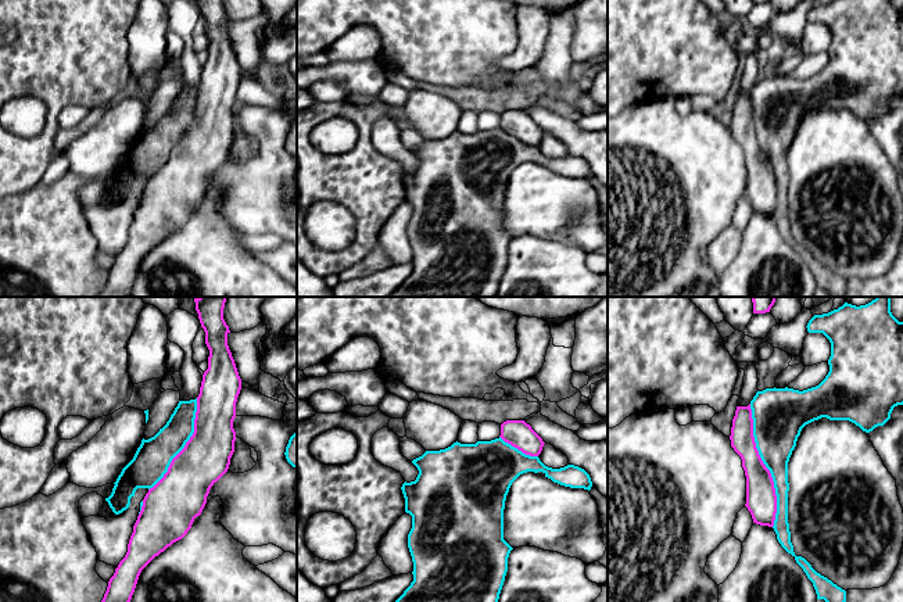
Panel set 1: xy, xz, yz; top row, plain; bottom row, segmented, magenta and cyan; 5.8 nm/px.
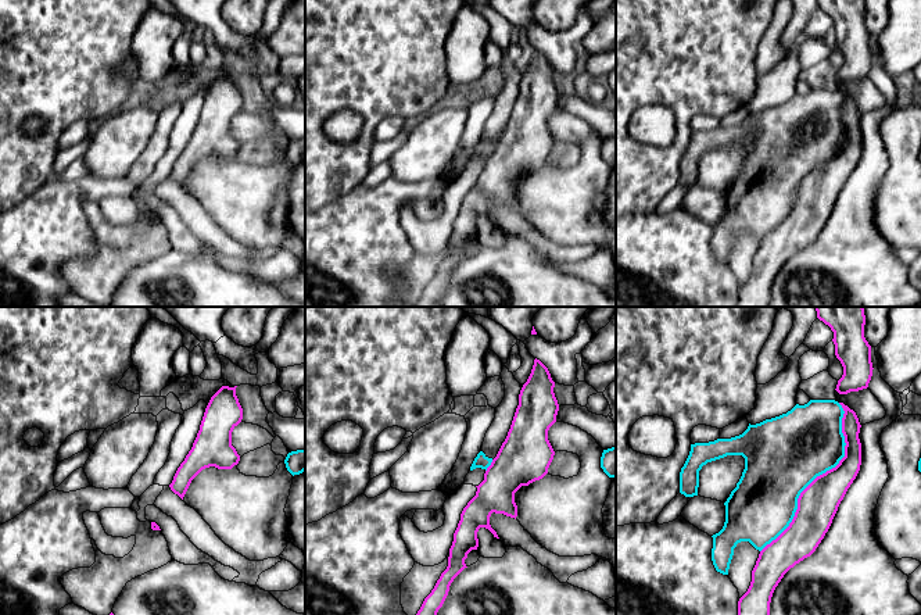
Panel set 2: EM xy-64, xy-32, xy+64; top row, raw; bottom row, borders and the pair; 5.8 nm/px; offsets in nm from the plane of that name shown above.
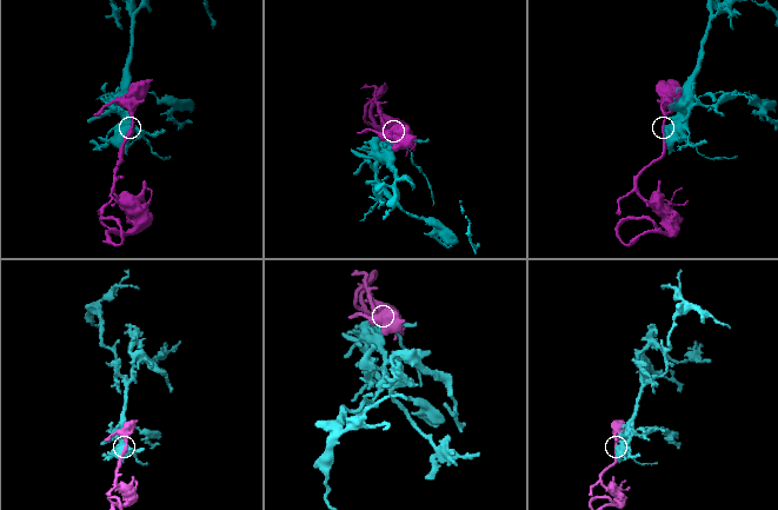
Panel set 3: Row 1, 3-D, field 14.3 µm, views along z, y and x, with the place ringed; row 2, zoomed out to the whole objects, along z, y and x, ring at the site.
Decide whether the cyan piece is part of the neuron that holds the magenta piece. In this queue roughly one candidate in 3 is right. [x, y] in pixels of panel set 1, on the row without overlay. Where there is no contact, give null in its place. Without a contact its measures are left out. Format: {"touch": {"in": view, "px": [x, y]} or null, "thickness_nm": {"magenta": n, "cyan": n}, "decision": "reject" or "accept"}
{"touch": {"in": "yz", "px": [764, 154]}, "thickness_nm": {"magenta": 180, "cyan": 280}, "decision": "reject"}

